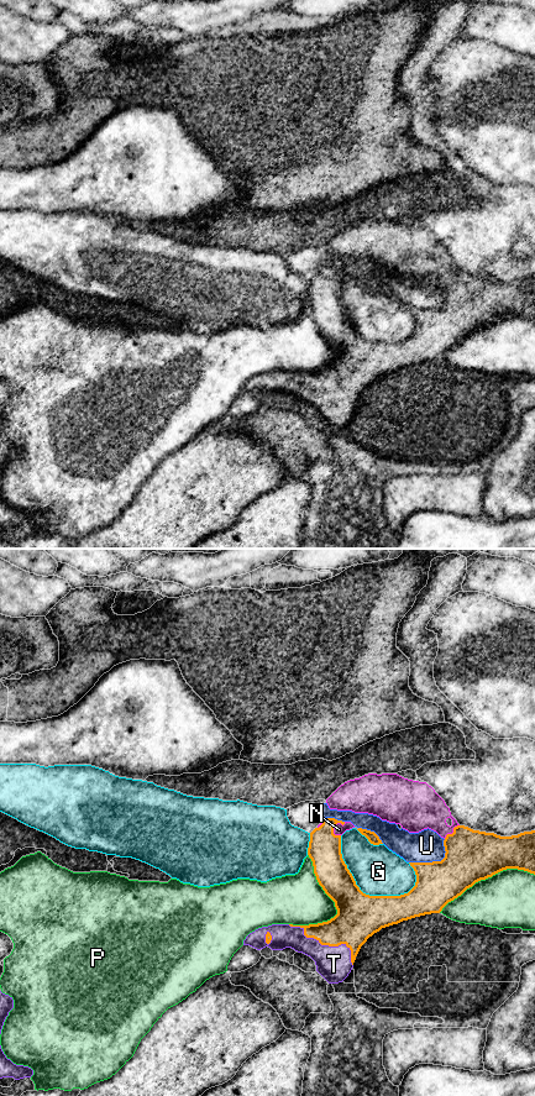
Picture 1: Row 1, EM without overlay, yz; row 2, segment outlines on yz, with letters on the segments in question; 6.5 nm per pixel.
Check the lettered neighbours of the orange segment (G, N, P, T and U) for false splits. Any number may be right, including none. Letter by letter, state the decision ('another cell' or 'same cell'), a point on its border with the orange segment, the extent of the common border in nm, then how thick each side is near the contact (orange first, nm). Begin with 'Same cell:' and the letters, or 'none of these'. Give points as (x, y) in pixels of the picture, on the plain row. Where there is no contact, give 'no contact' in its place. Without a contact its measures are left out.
Same cell: N, T
G: another cell; contact yz (360, 336); length 600 nm; calibres 300 and 320 nm
N: same cell; contact yz (335, 271); length 120 nm; calibres 220 and 70 nm
P: another cell; contact yz (335, 352); length 480 nm; calibres 300 and 320 nm
T: same cell; contact yz (325, 391); length 500 nm; calibres 260 and 220 nm
U: another cell; contact yz (435, 308); length 280 nm; calibres 340 and 200 nm

